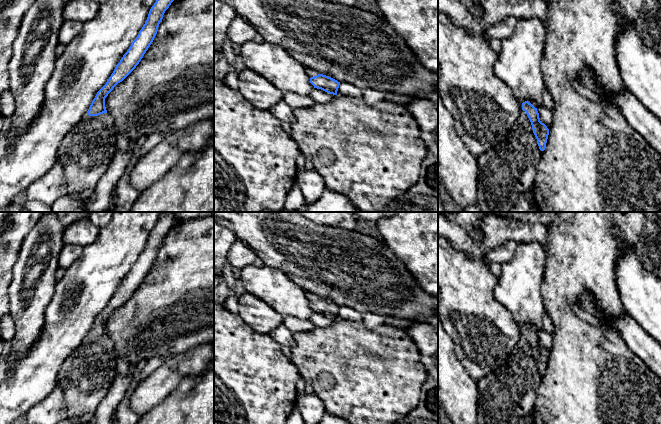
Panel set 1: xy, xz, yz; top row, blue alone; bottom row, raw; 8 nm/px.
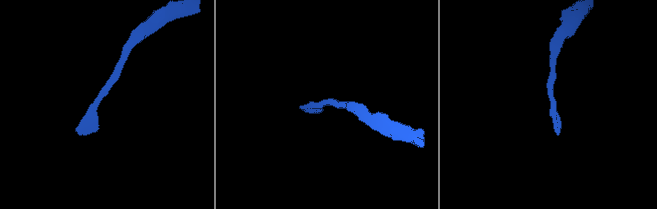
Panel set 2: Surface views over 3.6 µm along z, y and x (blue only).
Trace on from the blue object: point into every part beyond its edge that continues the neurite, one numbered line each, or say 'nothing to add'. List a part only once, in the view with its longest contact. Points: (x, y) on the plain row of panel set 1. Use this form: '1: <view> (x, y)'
1: yz (506, 395)

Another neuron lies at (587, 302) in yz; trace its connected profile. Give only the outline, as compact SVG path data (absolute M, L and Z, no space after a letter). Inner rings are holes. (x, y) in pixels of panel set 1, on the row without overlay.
M583 292L579 298L580 308L585 310L586 312L592 314L596 318L601 315L599 307L594 299L594 297L587 293Z

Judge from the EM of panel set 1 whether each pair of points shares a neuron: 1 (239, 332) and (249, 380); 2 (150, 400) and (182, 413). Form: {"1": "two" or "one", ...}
{"1": "one", "2": "two"}

